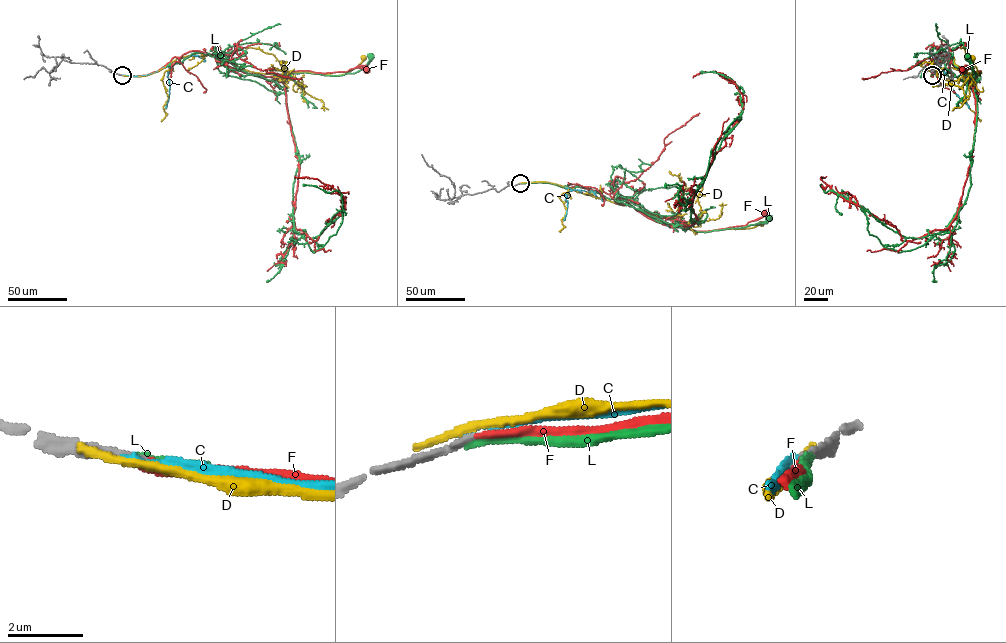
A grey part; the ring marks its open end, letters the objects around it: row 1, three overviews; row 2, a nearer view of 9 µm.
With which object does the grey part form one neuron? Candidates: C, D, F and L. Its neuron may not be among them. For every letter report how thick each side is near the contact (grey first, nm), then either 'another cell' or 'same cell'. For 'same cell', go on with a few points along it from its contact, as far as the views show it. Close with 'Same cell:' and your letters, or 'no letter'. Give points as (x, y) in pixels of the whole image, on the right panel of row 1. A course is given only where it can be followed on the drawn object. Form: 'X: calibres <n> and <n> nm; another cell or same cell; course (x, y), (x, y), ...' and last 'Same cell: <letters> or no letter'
C: calibres 240 and 140 nm; another cell
D: calibres 280 and 280 nm; another cell
F: calibres 240 and 200 nm; same cell; course (932, 75), (938, 51), (962, 72), (975, 76), (971, 74), (980, 70), (961, 70)
L: calibres 240 and 240 nm; another cell
Same cell: F

